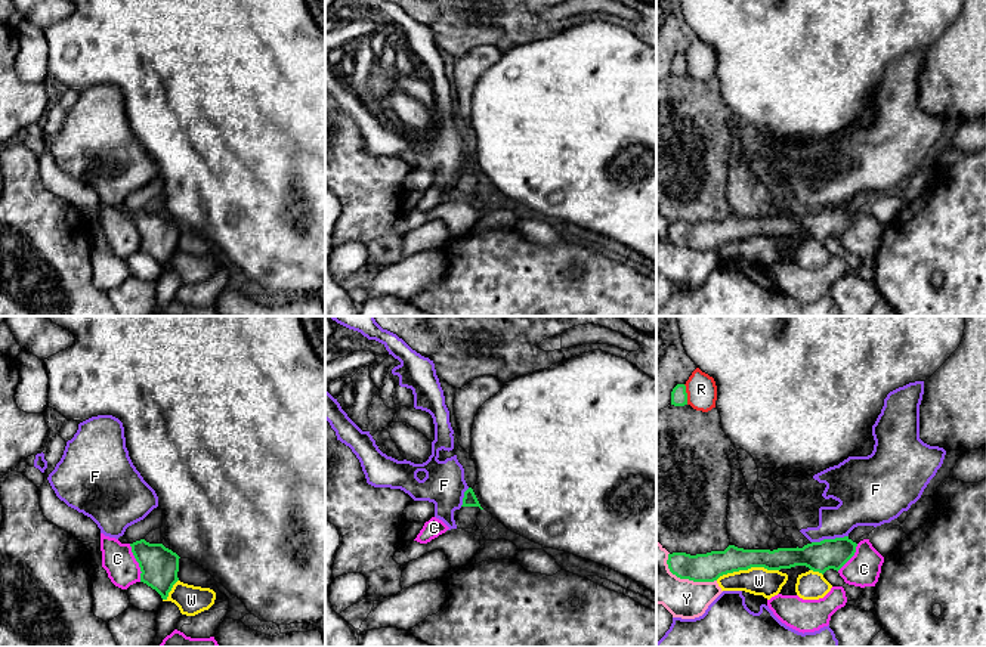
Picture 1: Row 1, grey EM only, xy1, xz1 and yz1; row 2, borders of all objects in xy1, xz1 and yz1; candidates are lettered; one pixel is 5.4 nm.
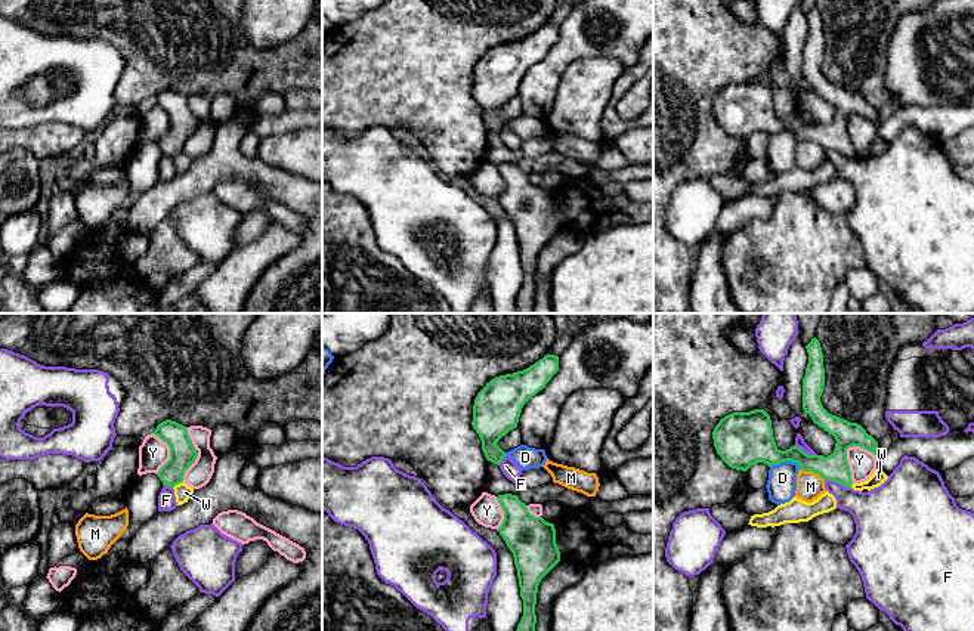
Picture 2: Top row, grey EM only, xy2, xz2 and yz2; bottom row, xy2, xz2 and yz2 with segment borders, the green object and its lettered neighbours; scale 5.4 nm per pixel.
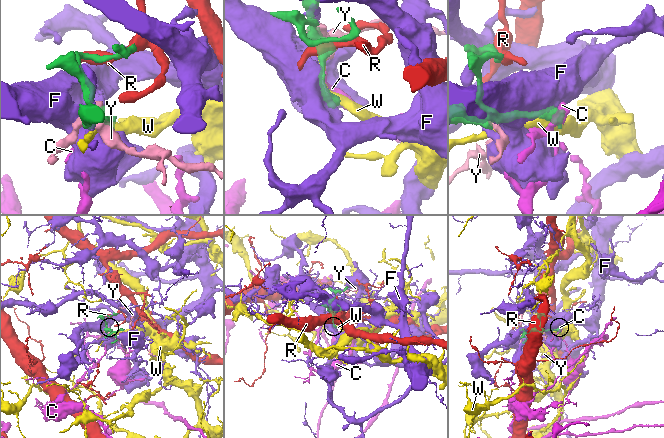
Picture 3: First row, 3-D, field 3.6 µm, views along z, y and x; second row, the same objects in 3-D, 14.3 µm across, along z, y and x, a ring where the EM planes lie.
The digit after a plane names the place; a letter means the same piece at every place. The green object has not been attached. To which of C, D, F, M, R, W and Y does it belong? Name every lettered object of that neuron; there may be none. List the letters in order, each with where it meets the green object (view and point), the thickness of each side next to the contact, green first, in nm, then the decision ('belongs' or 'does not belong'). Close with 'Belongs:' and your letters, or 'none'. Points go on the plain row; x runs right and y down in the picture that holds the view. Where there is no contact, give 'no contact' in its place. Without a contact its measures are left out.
C: xy1 (138, 231) | 200/180 nm | does not belong
D: yz2 (787, 129) | 280/160 nm | does not belong
F: yz1 (830, 209) | 160/220 nm | does not belong
M: yz2 (812, 139) | 150/150 nm | does not belong
R: yz1 (686, 64) | 100/170 nm | does not belong
W: yz1 (747, 238) | 160/160 nm | does not belong
Y: yz1 (685, 247) | 160/220 nm | does not belong
Belongs: none

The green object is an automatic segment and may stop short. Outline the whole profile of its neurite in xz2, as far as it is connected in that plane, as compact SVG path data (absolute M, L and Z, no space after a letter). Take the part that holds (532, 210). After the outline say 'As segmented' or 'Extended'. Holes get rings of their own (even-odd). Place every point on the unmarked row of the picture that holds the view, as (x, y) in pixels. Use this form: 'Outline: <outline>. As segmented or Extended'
Outline: M504 163L497 168L504 180L498 201L513 222L523 269L523 285L516 299L517 312L534 313L538 254L560 231L556 198L542 186L532 185L517 164Z. As segmented

